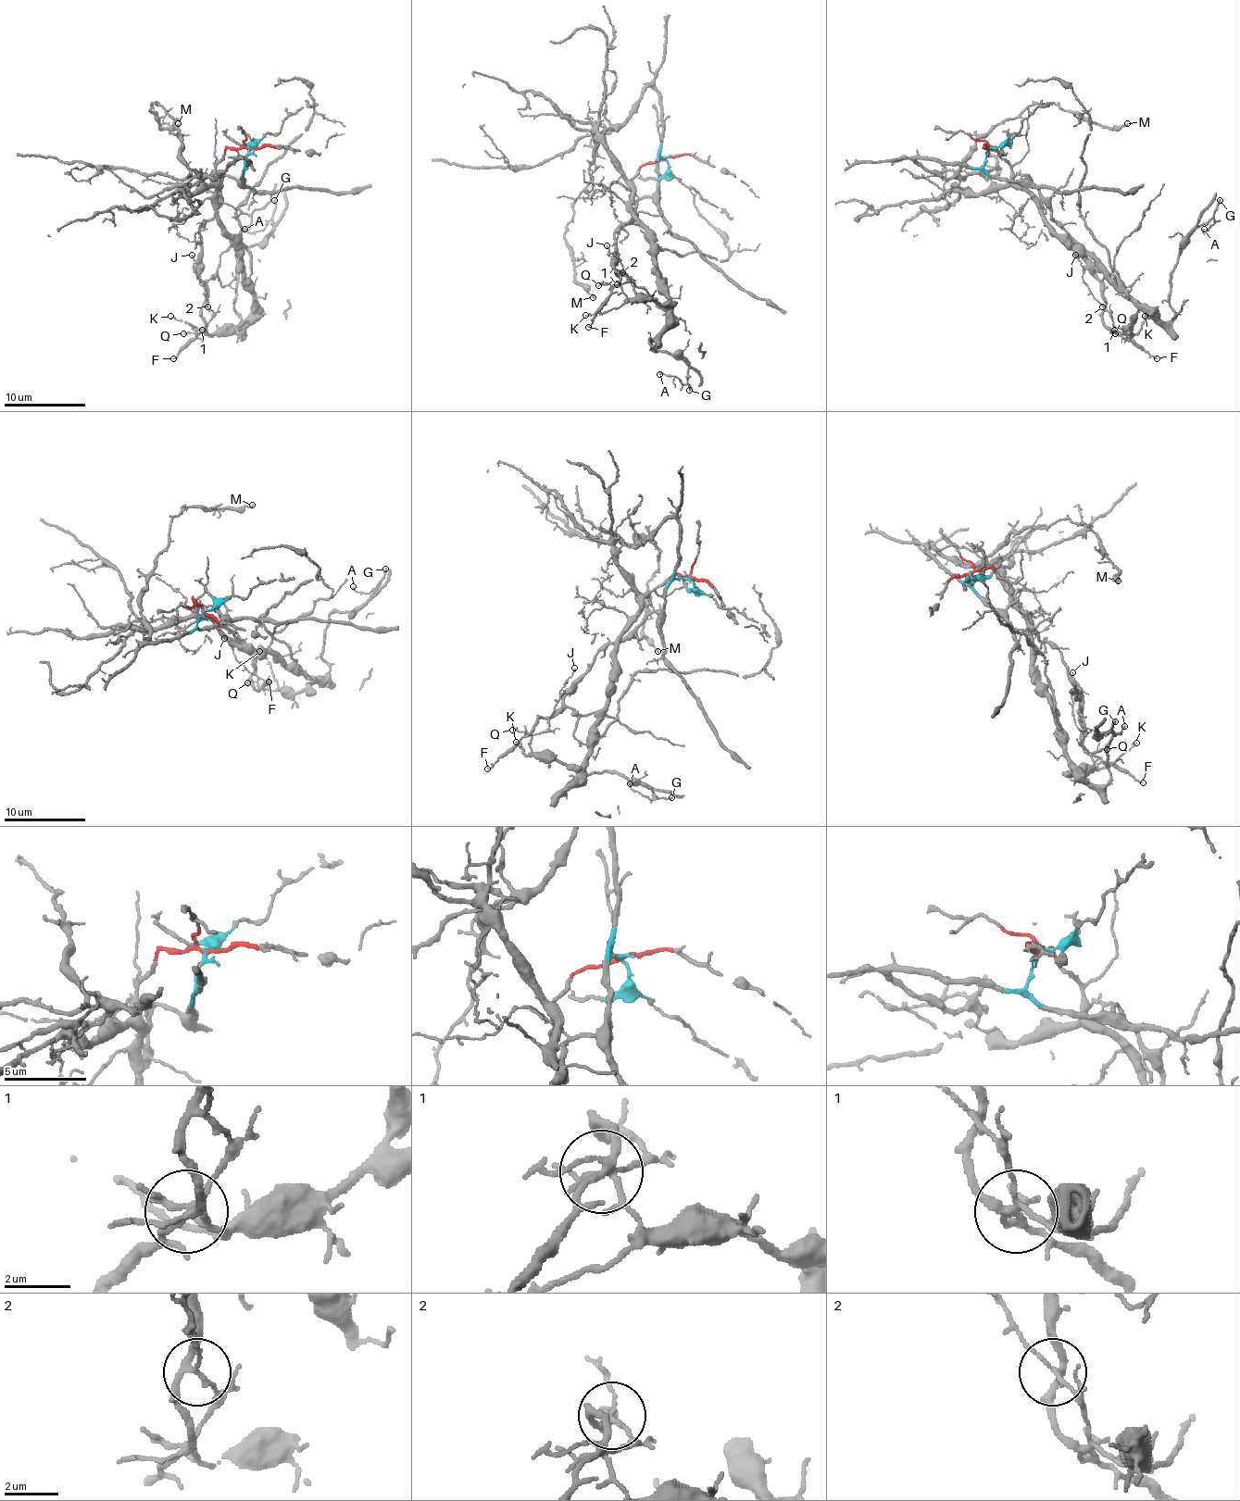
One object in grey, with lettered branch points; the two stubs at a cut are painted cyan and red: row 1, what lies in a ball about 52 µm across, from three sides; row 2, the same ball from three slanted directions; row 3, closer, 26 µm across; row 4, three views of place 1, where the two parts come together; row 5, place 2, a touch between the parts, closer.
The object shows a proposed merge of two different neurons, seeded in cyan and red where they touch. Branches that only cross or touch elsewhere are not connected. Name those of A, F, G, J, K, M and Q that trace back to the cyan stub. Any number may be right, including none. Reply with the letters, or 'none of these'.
F, M, Q

